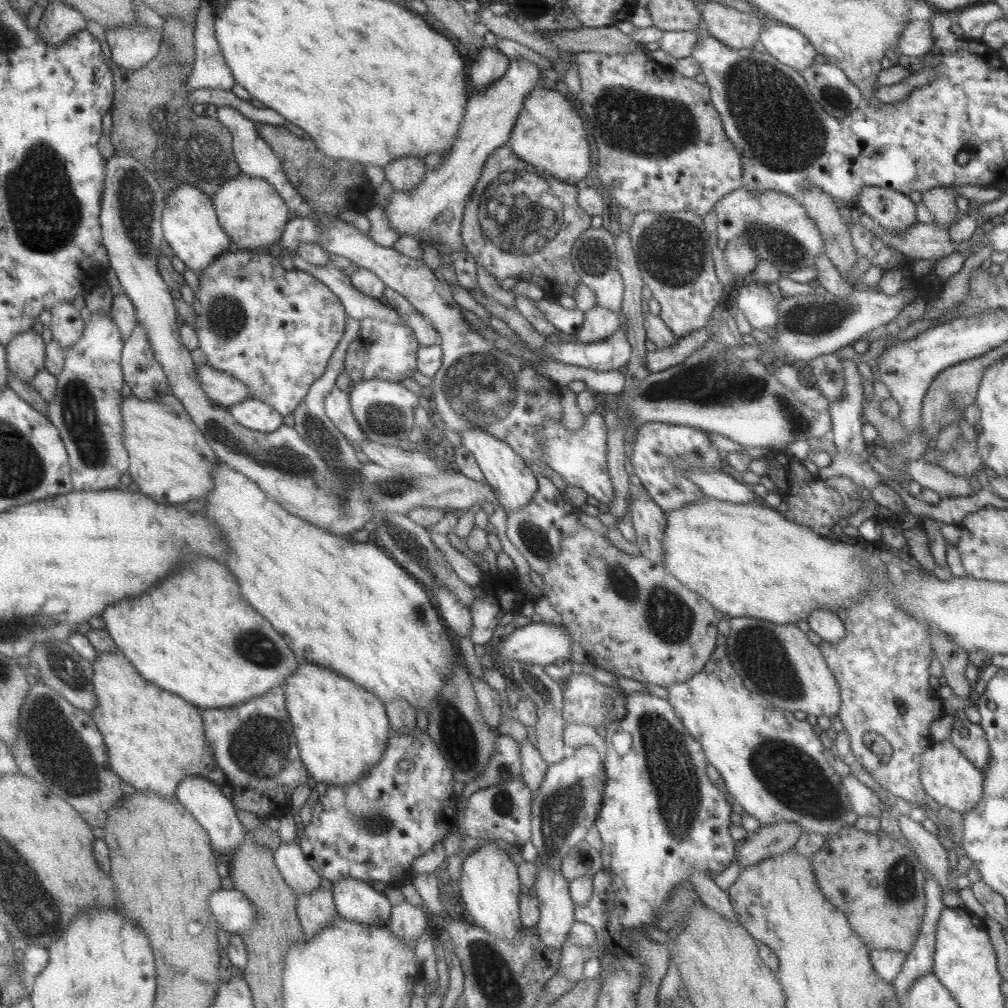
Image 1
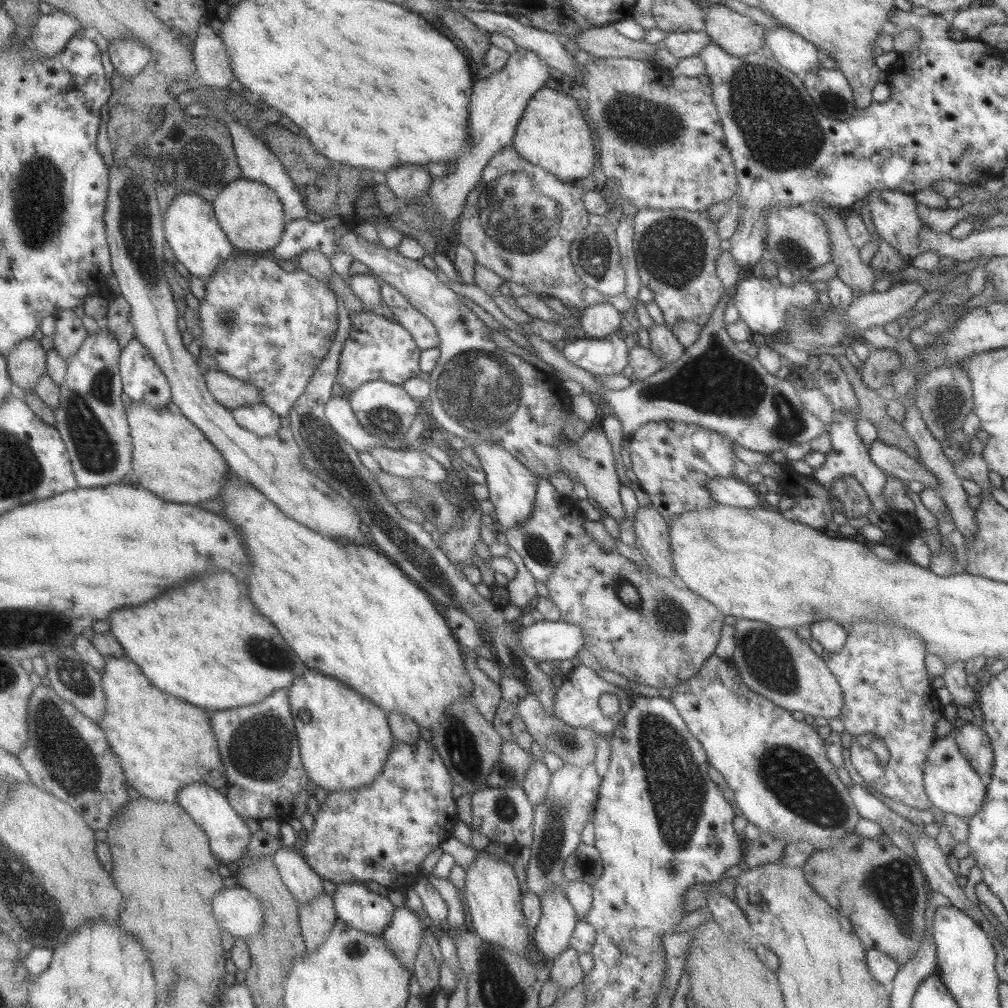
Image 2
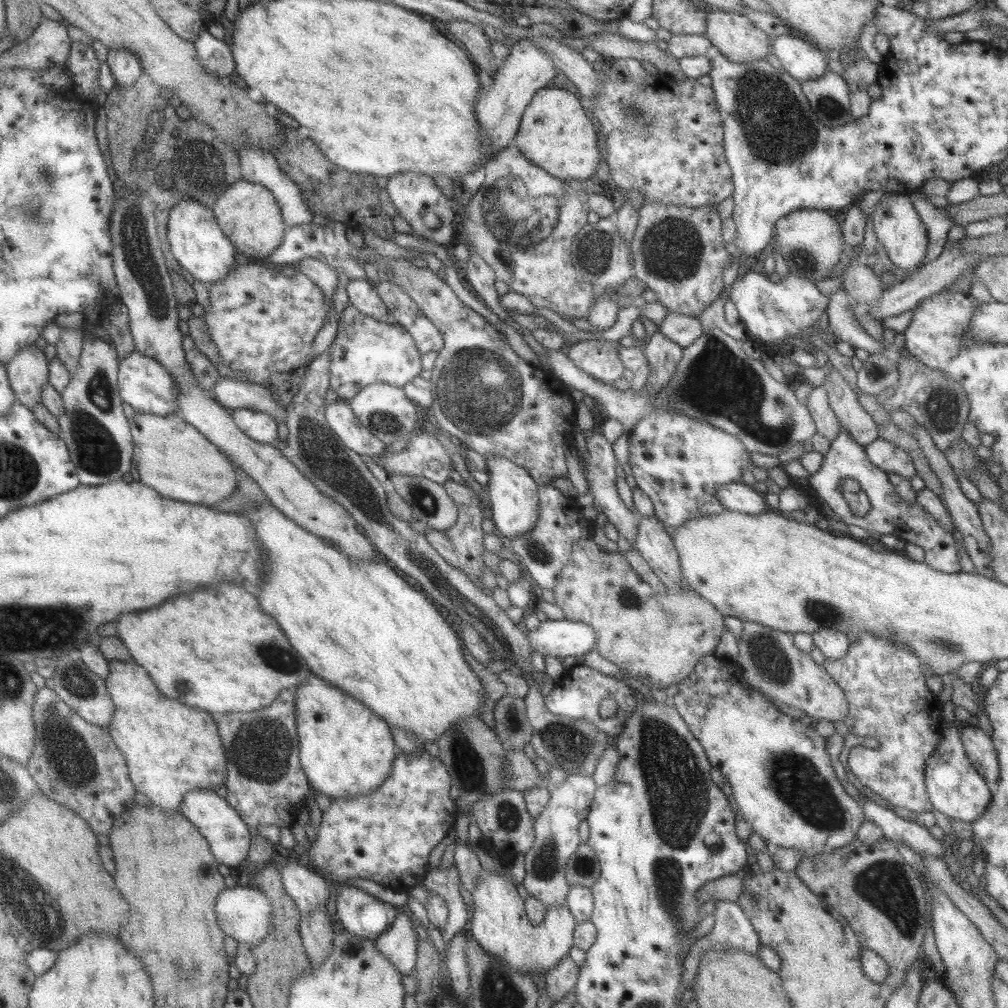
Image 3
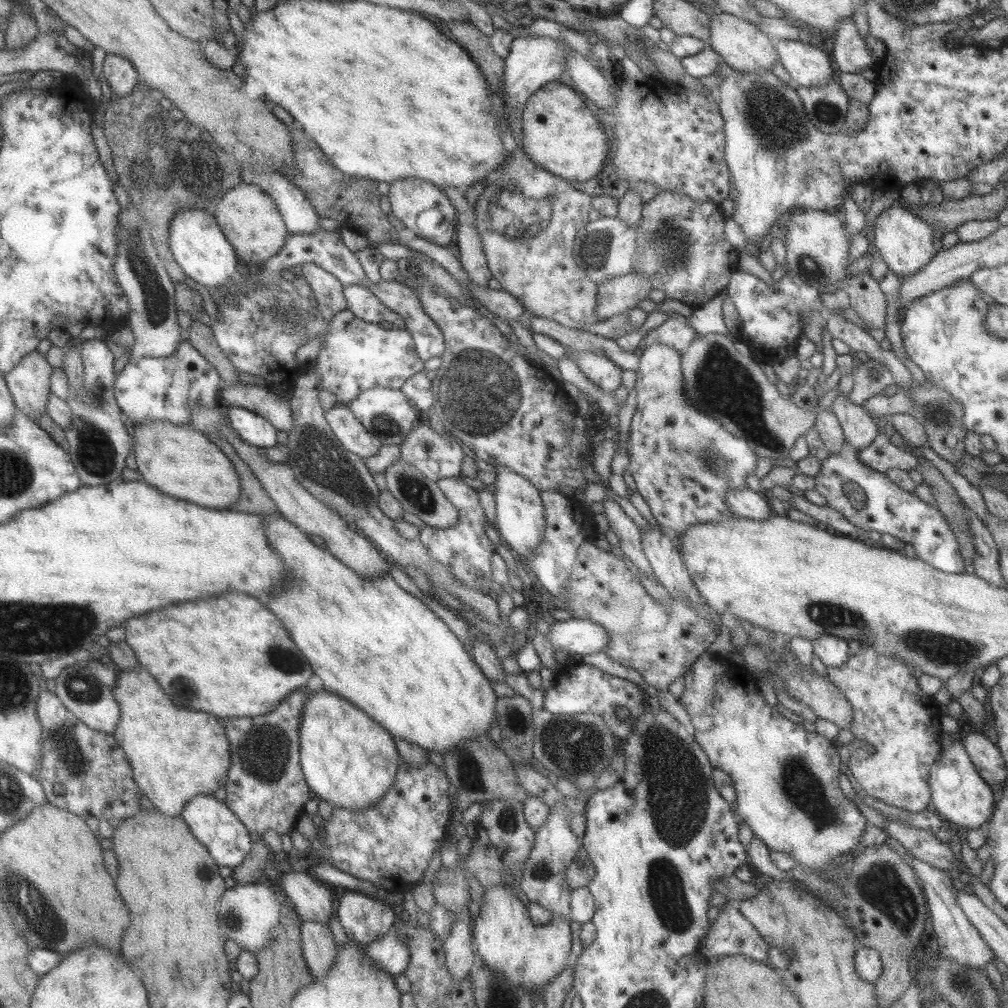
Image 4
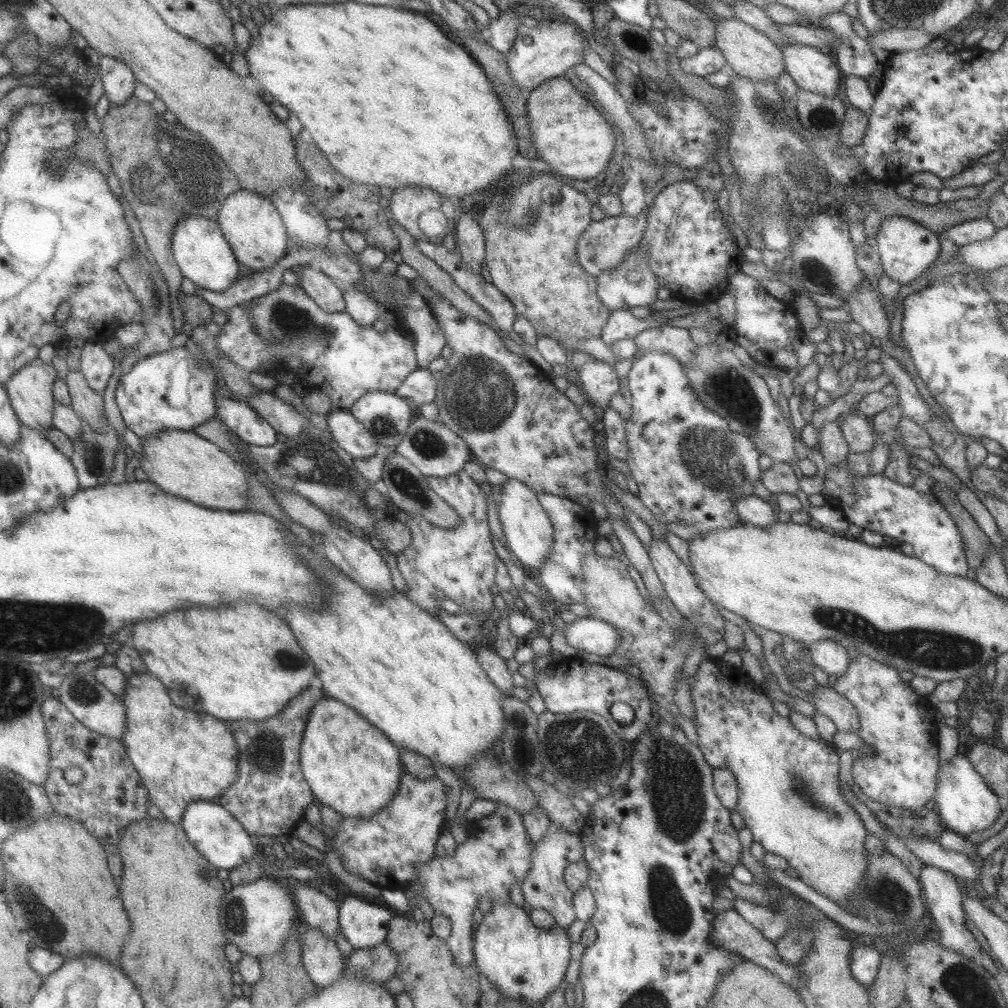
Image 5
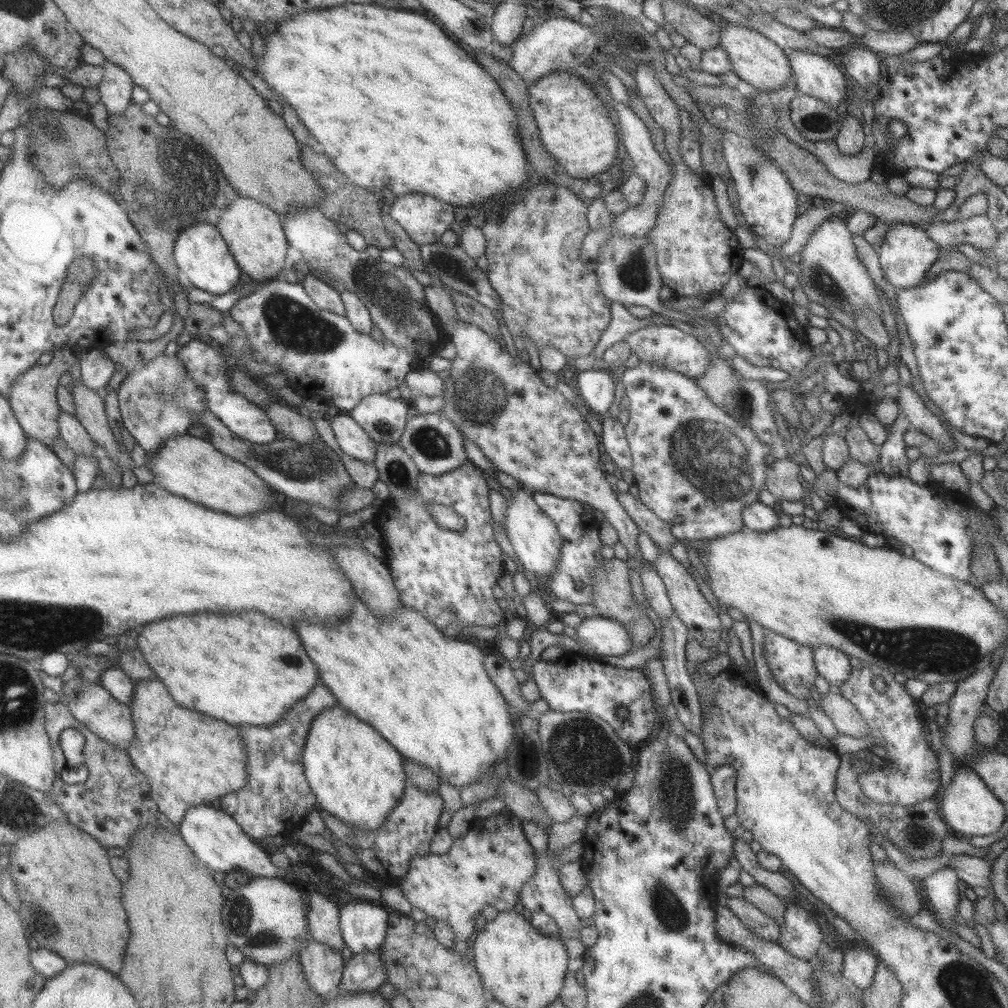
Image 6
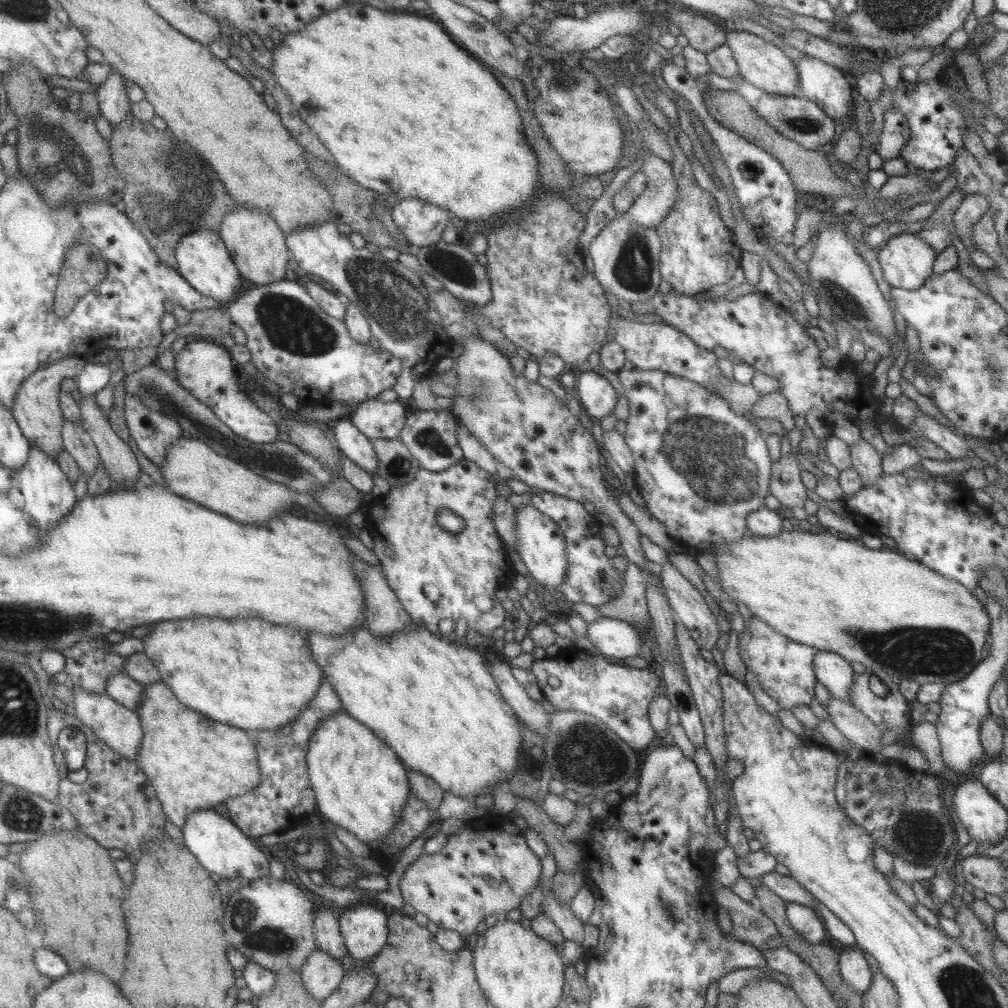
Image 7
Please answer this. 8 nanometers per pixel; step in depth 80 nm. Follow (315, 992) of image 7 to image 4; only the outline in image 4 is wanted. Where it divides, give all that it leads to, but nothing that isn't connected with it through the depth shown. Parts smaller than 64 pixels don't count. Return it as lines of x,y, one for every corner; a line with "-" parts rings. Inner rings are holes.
303,921
300,925
303,961
312,976
323,978
335,964
336,942
327,925

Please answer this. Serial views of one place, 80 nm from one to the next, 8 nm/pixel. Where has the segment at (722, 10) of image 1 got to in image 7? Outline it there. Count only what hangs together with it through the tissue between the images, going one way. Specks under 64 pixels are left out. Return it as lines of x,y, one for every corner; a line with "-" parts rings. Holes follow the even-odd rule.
740,27
726,32
726,41
724,43
732,50
738,74
746,82
764,90
767,94
779,94
780,96
799,95
799,79
794,62
773,43
757,37

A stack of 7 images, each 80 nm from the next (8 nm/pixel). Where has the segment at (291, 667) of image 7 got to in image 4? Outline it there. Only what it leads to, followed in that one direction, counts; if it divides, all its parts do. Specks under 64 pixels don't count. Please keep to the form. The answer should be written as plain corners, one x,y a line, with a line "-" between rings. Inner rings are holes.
221,594
217,598
211,600
197,600
197,602
185,602
179,606
167,606
159,612
151,612
145,616
145,620
141,618
129,618
122,624
125,629
124,641
132,648
142,669
153,676
164,690
164,693
170,697
173,703
178,706
188,708
189,710
203,711
216,716
218,719
239,718
242,716
261,716
271,712
281,700
283,700
290,692
305,687
305,682
312,675
312,670
307,659
301,654
301,651
295,646
291,640
290,634
286,632
285,627
278,618
275,618
267,608
263,608
255,598
249,598
245,594

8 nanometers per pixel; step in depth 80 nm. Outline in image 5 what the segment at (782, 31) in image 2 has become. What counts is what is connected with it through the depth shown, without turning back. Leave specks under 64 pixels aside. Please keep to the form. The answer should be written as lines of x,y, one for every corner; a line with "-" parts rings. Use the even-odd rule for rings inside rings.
789,42
779,44
785,72
791,76
797,88
820,94
837,96
841,73
835,62
814,47

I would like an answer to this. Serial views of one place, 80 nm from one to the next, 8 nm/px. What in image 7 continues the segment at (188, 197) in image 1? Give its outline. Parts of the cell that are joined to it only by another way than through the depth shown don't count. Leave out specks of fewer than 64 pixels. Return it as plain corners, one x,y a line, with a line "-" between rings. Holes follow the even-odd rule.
204,228
189,230
176,243
174,257
176,271
201,296
207,296
222,304
229,304
242,293
241,275
217,232

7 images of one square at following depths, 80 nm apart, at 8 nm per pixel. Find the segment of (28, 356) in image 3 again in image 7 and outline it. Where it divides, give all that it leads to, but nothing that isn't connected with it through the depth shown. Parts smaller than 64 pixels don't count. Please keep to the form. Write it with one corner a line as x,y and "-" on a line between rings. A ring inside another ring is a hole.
67,356
56,360
53,364
48,364
46,368
38,368
21,381
10,412
19,431
29,442
30,449
39,449
47,456
51,456
51,459
56,459
62,450
61,425
64,419
59,406
59,384
63,378
76,377
85,363
85,357

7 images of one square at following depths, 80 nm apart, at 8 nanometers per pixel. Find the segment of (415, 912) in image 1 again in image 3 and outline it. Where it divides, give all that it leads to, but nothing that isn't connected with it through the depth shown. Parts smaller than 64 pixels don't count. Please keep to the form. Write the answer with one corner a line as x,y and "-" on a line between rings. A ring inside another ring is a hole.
398,909
393,923
374,940
375,949
387,959
401,974
413,975
414,962
417,958
417,934
413,930
413,917
406,909

